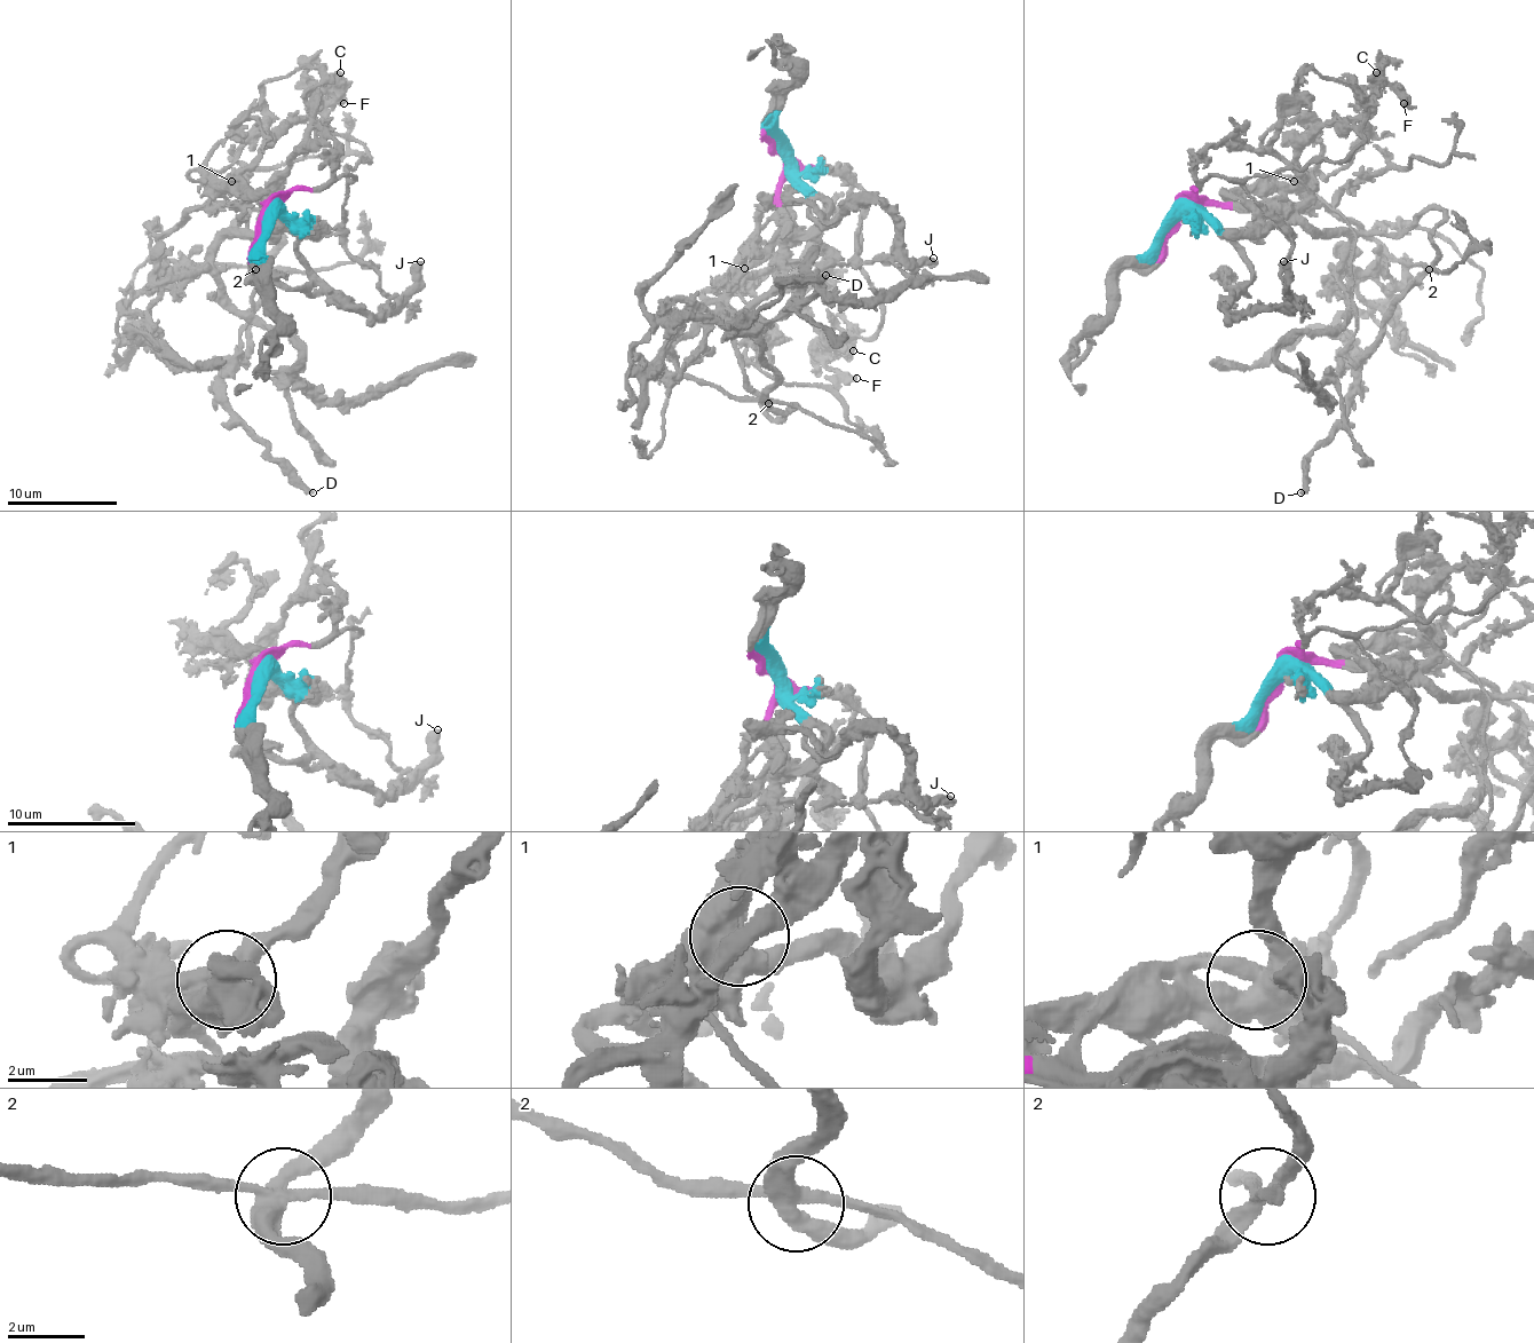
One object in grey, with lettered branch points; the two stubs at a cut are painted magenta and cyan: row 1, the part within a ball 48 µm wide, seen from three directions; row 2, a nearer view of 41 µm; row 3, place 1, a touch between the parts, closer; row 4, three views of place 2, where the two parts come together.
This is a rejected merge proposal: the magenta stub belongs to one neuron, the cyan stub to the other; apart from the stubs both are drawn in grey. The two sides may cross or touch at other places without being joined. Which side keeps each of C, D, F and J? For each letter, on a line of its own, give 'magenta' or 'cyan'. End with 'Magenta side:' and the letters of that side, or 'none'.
C: cyan
D: cyan
F: magenta
J: cyan
Magenta side: F

